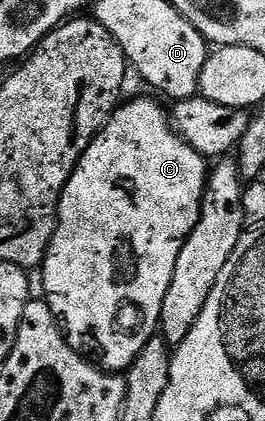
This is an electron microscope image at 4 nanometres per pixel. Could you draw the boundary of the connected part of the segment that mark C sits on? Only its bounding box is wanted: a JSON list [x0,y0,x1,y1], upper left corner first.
[40,99,208,375]

